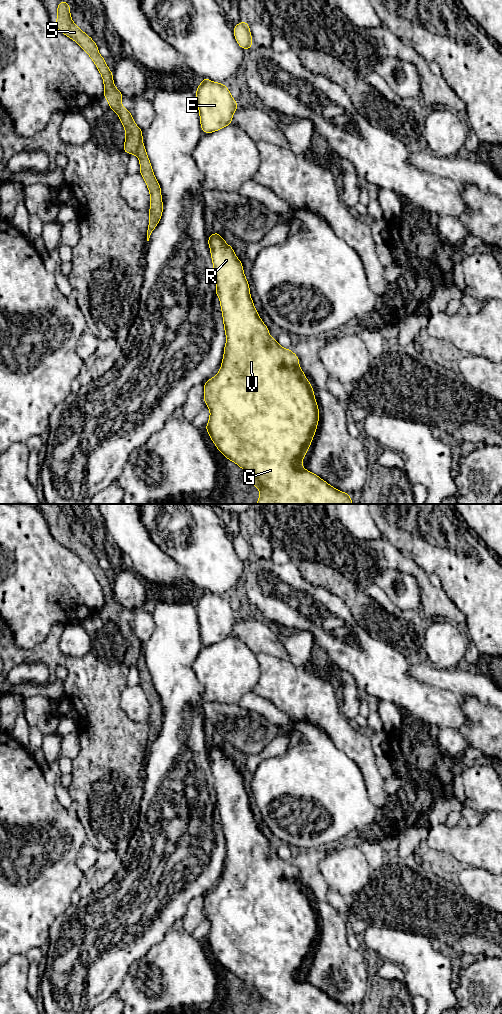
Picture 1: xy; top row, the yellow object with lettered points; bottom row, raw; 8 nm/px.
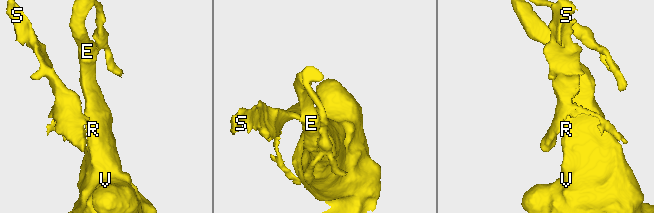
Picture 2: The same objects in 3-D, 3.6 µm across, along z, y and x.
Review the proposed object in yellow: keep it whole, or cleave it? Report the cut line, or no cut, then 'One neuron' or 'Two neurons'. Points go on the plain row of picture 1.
Split along xy (211, 748), (208, 752). Two neurons

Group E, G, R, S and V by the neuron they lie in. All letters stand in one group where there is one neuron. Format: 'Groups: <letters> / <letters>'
Groups: E G R V / S

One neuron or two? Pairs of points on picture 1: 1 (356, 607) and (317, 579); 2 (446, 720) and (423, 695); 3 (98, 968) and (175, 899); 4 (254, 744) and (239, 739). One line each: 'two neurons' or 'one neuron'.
1: one neuron
2: one neuron
3: one neuron
4: one neuron

